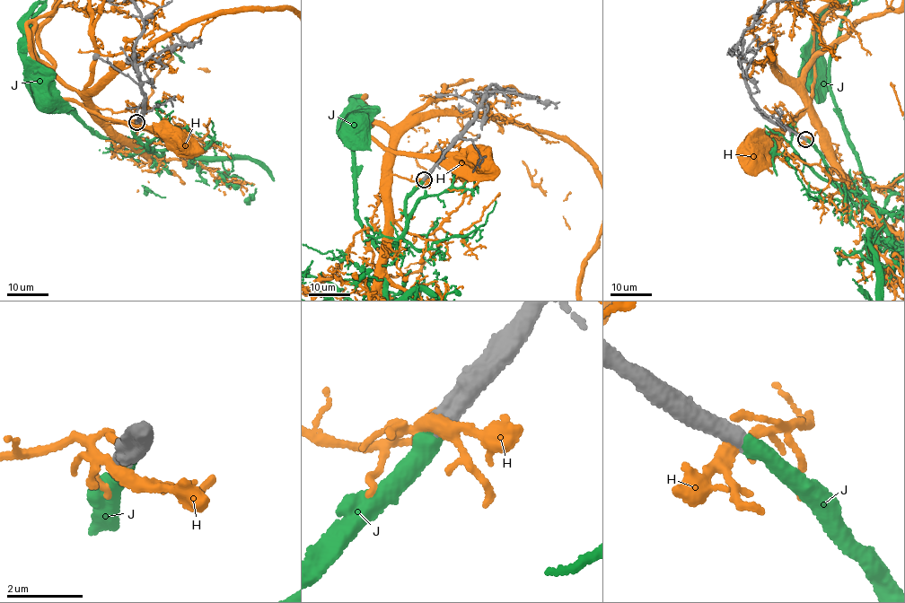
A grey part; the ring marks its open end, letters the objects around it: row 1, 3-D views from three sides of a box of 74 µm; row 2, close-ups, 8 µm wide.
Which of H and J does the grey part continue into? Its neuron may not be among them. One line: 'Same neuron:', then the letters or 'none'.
Same neuron: J

